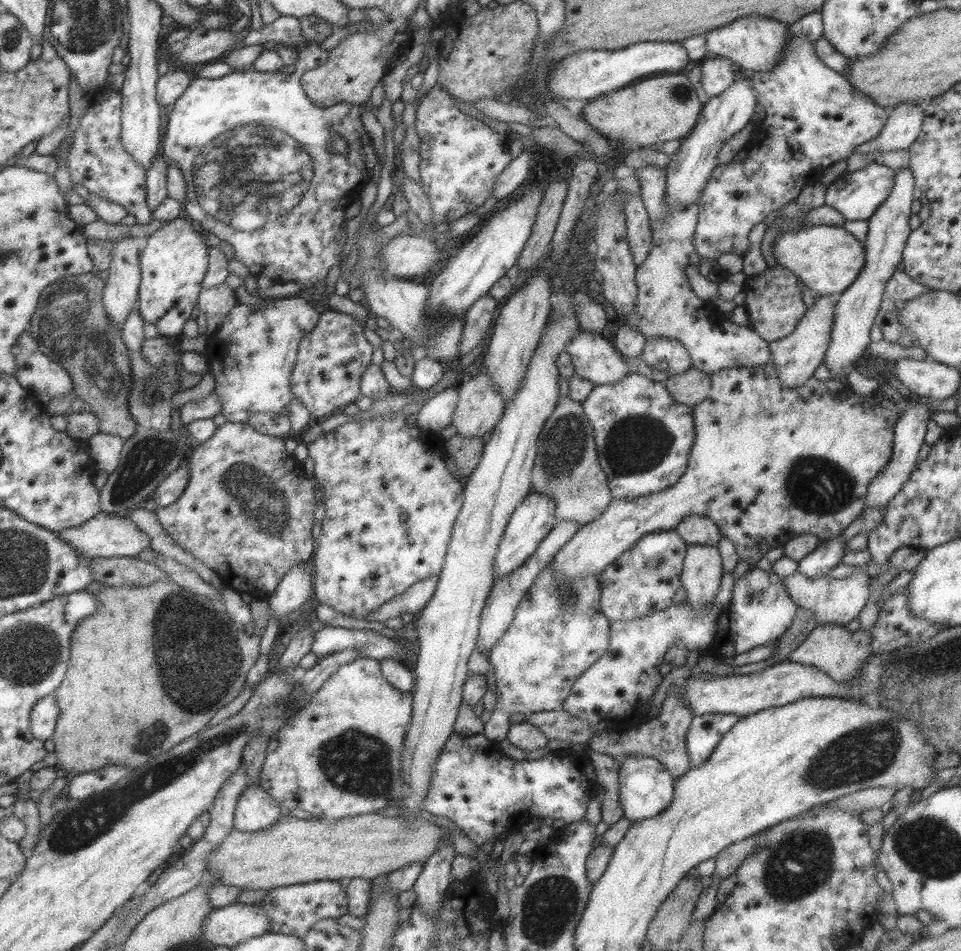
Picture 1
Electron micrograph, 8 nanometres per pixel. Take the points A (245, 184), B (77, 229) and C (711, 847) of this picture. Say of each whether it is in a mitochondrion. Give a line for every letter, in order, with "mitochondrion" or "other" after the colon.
A: mitochondrion
B: other
C: other

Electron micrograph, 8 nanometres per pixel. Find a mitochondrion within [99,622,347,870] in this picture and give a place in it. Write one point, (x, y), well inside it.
(155, 733)

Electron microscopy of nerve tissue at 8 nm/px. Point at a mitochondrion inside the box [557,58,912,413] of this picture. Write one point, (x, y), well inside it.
(681, 92)

